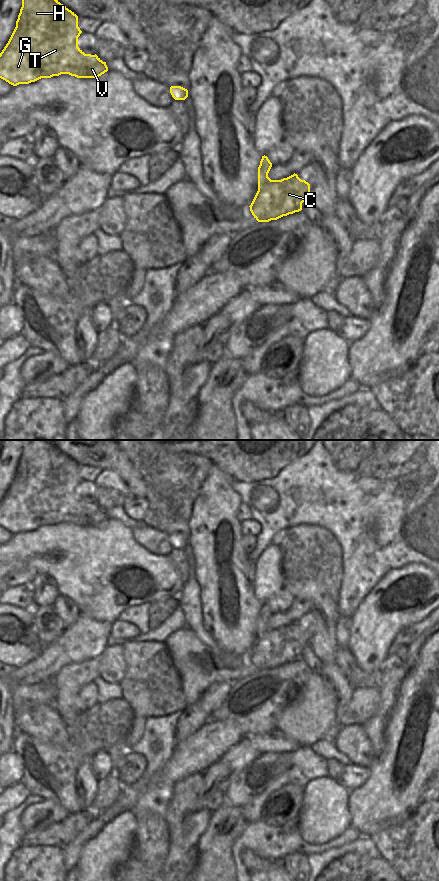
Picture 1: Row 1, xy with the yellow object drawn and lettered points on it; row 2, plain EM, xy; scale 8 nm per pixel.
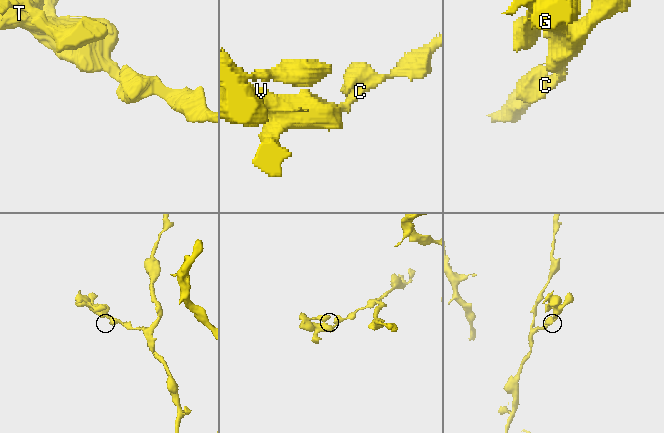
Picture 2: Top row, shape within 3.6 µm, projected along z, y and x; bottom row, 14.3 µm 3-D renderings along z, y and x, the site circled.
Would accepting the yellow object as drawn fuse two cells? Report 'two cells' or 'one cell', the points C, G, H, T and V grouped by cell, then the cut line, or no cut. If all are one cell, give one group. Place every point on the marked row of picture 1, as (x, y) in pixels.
one cell; groups C G H T V; cut none

